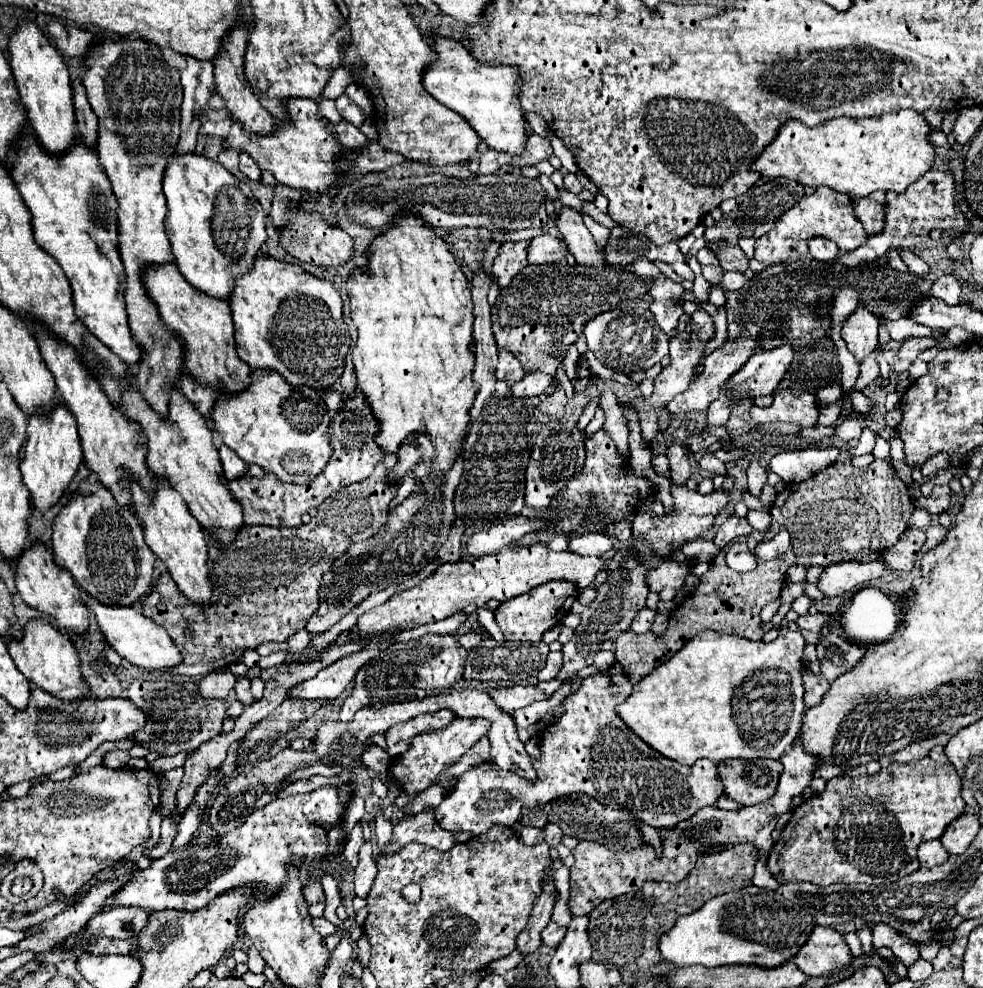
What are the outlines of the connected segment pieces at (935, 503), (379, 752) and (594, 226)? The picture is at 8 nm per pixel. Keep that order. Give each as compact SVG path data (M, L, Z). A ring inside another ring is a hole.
M915 482L907 484L907 488L909 488L909 494L911 494L911 500L913 500L915 508L925 508L931 516L937 516L937 514L945 512L945 510L949 508L949 504L951 504L951 502L949 502L949 500L951 500L951 490L949 490L949 486L935 486L929 498L925 498L925 496L921 494L921 488L919 488L919 484L915 484Z
M371 746L367 752L363 752L361 762L365 766L369 766L371 770L375 770L375 772L383 772L383 770L387 770L391 766L391 756L383 748Z
M583 216L583 222L585 222L585 226L589 228L589 232L593 234L593 238L595 238L595 242L599 244L599 246L605 246L607 244L607 240L609 240L609 228L605 228L605 226L601 226L601 224L597 224L591 216Z

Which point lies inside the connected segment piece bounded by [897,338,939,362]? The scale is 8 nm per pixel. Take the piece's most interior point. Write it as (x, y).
(908, 351)

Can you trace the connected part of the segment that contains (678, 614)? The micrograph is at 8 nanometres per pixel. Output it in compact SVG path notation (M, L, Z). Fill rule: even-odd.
M789 548L785 554L777 558L781 566L771 566L769 563L758 560L757 568L747 574L733 574L733 570L727 568L727 564L721 564L721 552L709 564L709 570L701 576L699 588L691 592L669 616L669 626L663 636L655 636L651 632L647 634L633 634L625 632L615 642L615 658L623 668L627 668L627 674L631 674L629 680L637 682L643 676L647 676L653 668L657 668L661 662L667 662L677 650L681 650L695 634L701 630L715 630L723 634L735 634L747 640L761 640L763 630L759 612L765 604L773 602L781 594L785 572L789 566L797 564L797 556L793 556L793 548Z

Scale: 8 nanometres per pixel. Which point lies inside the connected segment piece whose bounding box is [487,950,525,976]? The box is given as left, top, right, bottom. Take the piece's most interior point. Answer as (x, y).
(515, 958)

